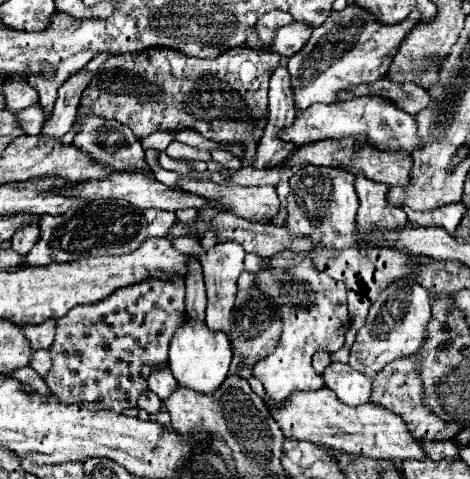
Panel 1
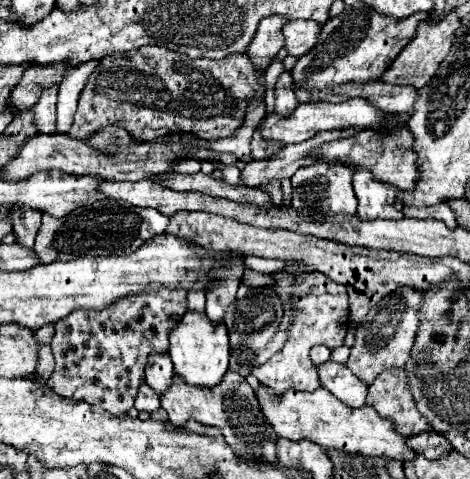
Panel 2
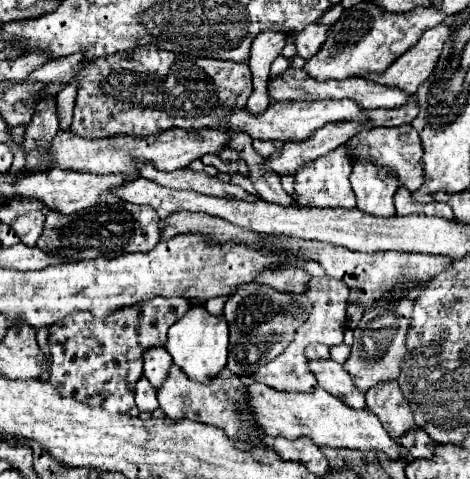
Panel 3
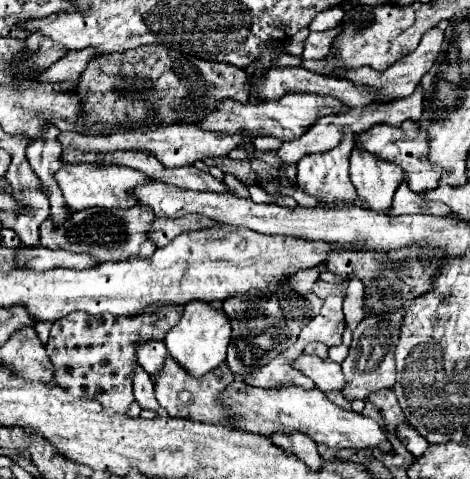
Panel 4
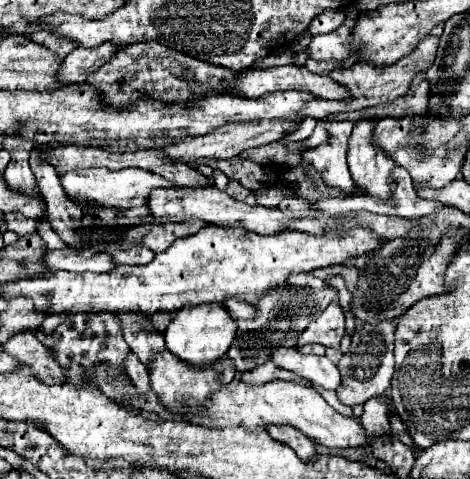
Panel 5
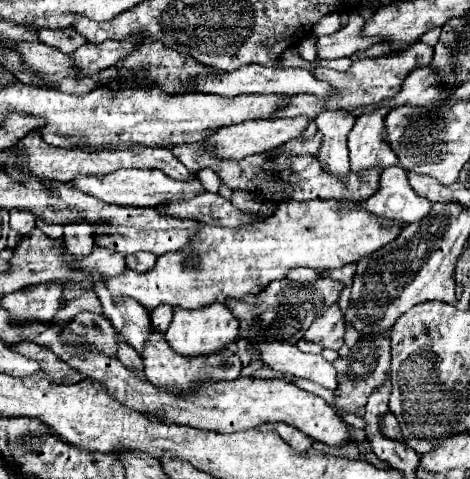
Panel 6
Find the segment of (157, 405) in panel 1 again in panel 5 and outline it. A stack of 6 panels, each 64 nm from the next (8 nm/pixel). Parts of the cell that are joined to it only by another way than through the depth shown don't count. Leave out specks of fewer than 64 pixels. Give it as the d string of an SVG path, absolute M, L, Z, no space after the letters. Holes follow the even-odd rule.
M132 352L128 354L128 360L124 362L126 364L126 372L128 372L128 378L132 380L136 392L140 396L146 396L152 386L150 386L150 374L148 374L148 368L144 368L144 364L140 364L140 360L136 356L132 356Z

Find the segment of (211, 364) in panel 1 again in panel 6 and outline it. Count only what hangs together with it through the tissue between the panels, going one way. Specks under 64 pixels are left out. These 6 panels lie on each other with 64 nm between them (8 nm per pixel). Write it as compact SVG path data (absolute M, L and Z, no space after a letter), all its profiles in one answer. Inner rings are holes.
M210 304L208 308L198 310L176 308L170 328L166 330L164 336L170 348L182 356L208 356L218 350L224 350L238 336L238 320L224 304Z

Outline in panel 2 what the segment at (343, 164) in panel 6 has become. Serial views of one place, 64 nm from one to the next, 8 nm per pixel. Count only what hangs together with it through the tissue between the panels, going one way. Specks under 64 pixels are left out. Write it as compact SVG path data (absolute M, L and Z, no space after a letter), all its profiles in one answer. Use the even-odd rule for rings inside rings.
M312 164L306 168L300 168L292 176L292 202L290 206L296 212L308 212L306 220L316 222L328 222L328 216L342 214L342 216L354 216L356 214L356 194L352 188L352 170L342 164Z

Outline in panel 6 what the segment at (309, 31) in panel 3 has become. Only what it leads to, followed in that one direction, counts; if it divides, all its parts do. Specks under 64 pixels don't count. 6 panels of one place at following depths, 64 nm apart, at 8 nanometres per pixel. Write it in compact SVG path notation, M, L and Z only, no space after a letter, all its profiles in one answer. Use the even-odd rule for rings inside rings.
M350 12L350 22L344 28L340 28L330 36L320 36L316 42L318 60L352 56L354 52L366 50L372 44L376 44L376 40L368 40L360 36L360 24L364 24L364 18L360 16L360 12Z

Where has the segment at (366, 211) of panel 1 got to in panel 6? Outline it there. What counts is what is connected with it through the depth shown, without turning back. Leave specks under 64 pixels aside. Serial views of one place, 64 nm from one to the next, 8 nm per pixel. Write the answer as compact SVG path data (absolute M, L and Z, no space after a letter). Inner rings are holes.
M388 108L374 110L370 114L362 114L354 128L348 134L348 150L350 150L350 170L360 174L364 170L372 170L380 166L386 170L388 166L396 166L396 154L384 144L384 116Z

